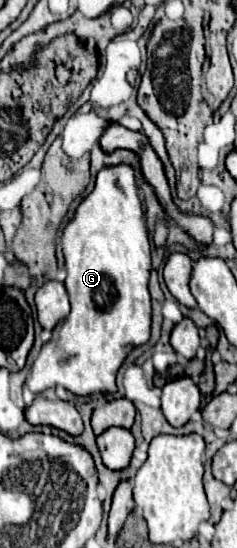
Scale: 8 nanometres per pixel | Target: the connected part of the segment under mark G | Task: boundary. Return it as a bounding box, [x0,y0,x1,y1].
[28,166,152,396]

